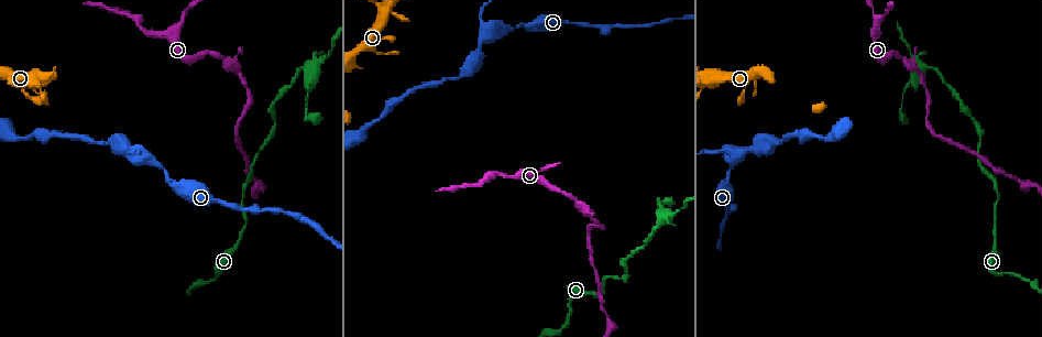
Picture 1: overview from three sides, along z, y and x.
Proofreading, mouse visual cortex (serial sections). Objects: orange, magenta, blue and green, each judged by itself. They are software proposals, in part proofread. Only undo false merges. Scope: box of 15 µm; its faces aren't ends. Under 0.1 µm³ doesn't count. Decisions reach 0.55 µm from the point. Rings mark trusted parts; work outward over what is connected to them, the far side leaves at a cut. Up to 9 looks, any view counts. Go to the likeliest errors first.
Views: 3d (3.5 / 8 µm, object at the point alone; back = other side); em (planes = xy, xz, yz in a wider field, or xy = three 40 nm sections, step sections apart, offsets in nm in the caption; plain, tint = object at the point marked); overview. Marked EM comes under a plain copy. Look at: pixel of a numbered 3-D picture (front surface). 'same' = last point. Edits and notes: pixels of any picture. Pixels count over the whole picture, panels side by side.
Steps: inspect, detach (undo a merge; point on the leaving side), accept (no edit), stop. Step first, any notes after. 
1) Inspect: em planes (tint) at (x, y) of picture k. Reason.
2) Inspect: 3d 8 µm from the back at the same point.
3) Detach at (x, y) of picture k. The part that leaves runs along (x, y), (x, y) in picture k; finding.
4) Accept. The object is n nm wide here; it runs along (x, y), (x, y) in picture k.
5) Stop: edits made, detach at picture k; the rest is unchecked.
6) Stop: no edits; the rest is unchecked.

Inspect: 3d 3.5 µm at (490, 36) of picture 1. Three-way junction.

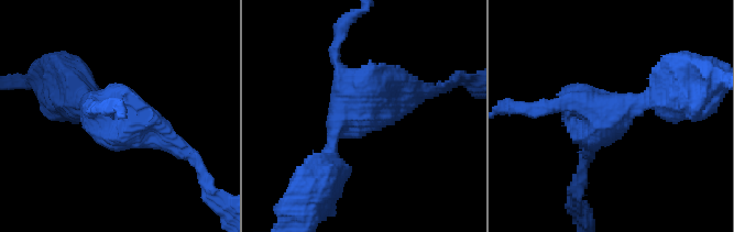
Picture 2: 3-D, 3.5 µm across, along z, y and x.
Inspect: em planes (tint) at (602, 122) of picture 2.

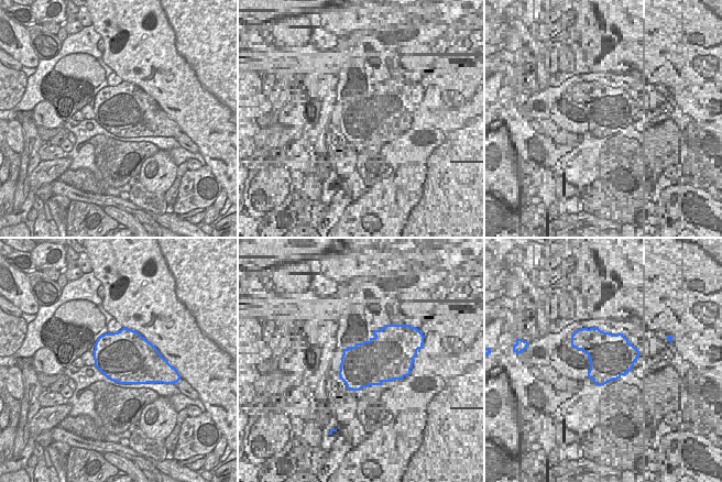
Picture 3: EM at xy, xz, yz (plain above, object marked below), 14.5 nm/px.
Accept. One cell here.

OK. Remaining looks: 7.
Inspect: 3d 3.5 µm at (236, 73) of picture 1. Calibre changes.

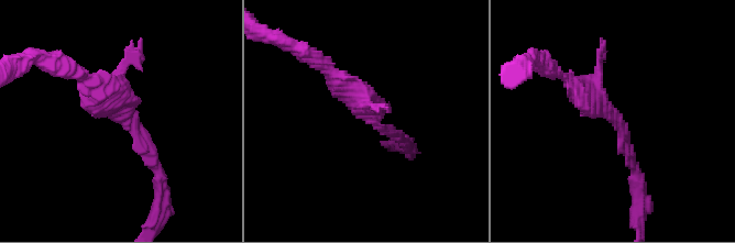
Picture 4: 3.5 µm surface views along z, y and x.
Inspect: em xy step 2 (tint) at (611, 117) of picture 4. Shape alone is not enough.

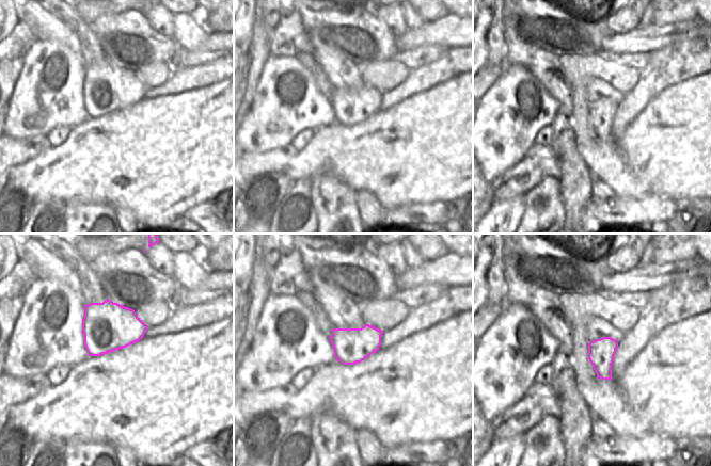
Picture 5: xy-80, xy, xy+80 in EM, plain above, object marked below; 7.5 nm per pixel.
Accept. It runs along (83, 78), (110, 91), (157, 173) in picture 4; one cell here.

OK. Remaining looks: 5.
Inspect: 3d 3.5 µm from the back at (30, 78) of picture 1. Thin arm on a thick one.

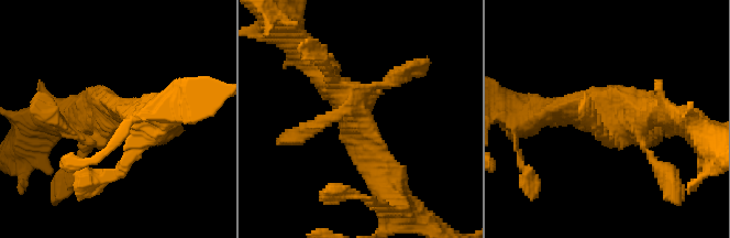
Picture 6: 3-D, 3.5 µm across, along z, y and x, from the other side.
Inspect: em xy step 2 (tint) at (108, 120) of picture 6. Shape alone is not enough.

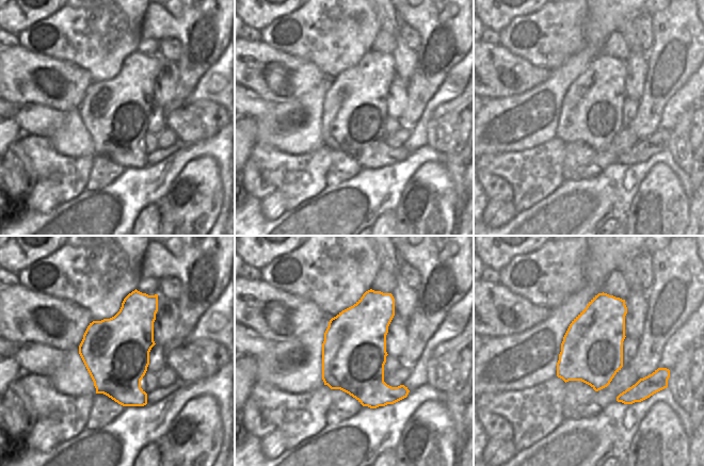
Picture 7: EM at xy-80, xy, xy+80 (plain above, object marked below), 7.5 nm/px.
Inspect: em xy step 5 (tint) at the same point.

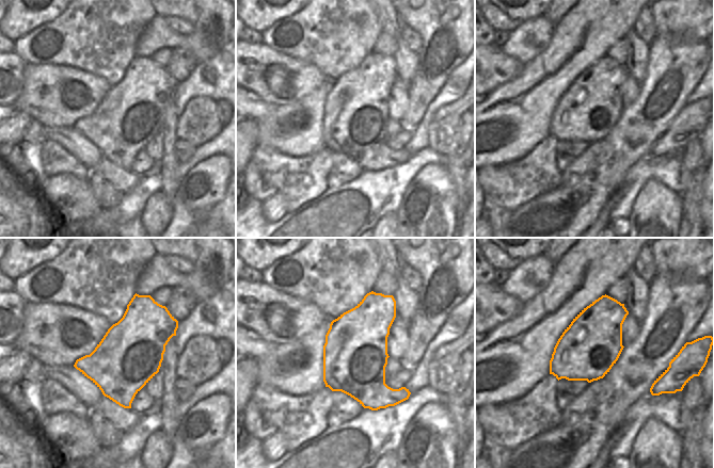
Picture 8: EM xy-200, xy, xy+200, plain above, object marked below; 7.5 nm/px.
Accept. It runs along (377, 172), (351, 105), (303, 62) in picture 6; one cell here.

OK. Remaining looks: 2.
Inspect: 3d 3.5 µm from the back at (1031, 186) of picture 1. Calibre changes.

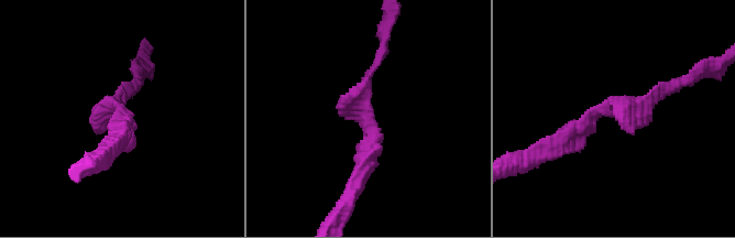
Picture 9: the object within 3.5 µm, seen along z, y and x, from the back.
Inspect: em planes (tint) at (121, 113) of picture 9. The arms are 150, 250 nm wide.

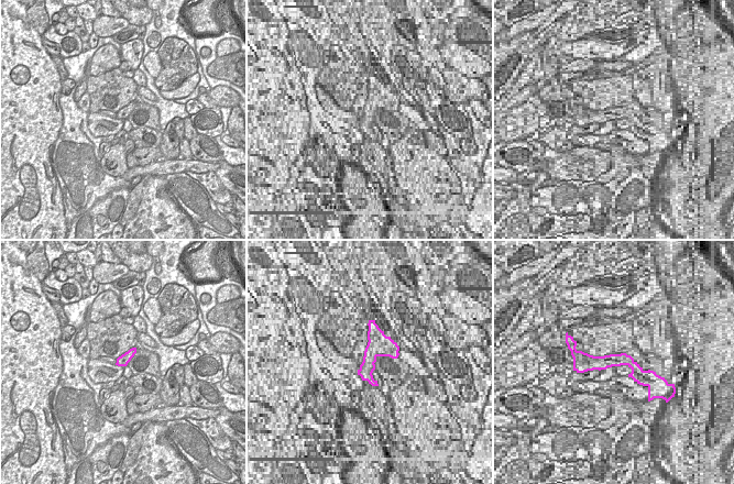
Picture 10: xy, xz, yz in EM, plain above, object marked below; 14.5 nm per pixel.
Accept. It runs along (676, 84), (596, 111), (568, 149) in picture 9; one cell here.

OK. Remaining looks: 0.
Stop: no edits; the rest is unchecked.

